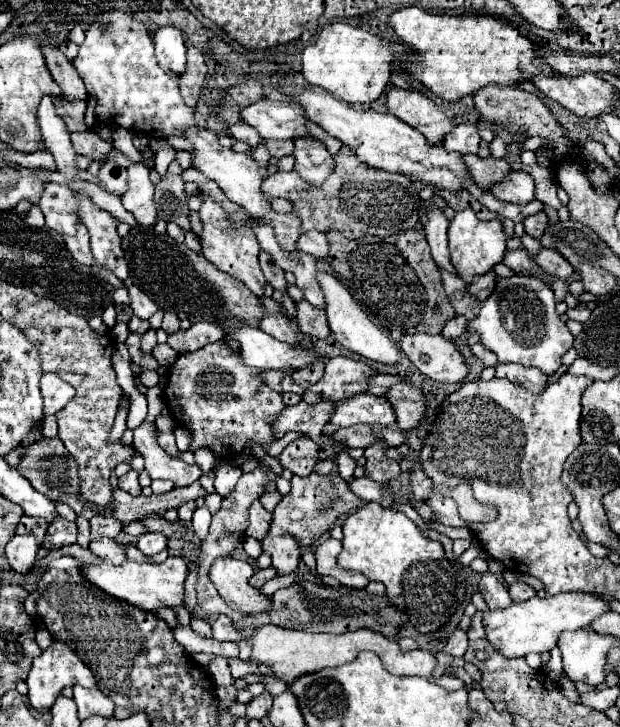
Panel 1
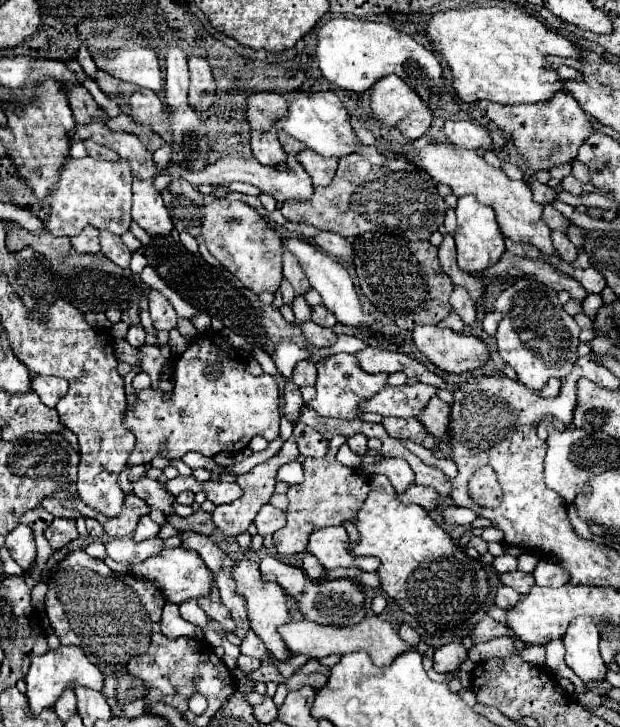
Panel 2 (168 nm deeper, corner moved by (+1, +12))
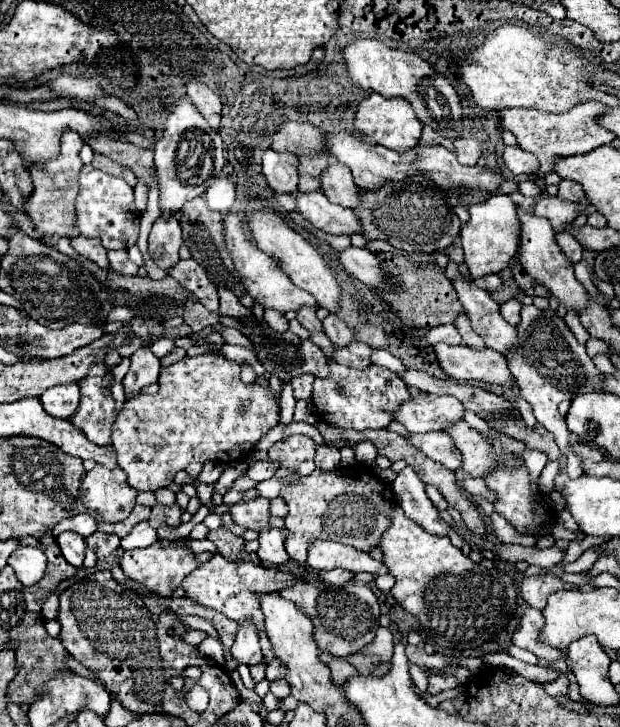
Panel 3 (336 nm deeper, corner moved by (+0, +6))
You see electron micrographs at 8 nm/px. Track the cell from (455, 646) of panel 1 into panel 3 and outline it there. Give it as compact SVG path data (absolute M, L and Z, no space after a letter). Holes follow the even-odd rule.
M435 674L429 678L429 688L427 692L429 694L439 694L443 690L451 690L451 688L457 688L457 680L453 676L447 676L447 674Z

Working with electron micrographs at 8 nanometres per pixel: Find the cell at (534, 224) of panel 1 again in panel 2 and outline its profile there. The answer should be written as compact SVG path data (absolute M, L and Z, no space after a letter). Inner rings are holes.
M544 206L542 220L544 220L544 224L546 224L550 230L562 230L562 232L566 232L566 228L568 228L568 224L570 224L570 222L568 222L556 208L552 208L552 206Z

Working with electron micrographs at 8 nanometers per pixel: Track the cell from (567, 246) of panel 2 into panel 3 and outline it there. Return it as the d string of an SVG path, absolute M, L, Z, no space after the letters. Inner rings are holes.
M559 232L559 234L557 234L557 244L559 244L559 248L563 250L563 254L565 254L573 264L577 264L577 262L581 260L583 248L581 248L581 244L579 244L569 232Z

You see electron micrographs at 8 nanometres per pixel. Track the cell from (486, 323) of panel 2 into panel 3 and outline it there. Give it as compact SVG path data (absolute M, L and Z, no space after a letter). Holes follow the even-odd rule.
M515 298L503 302L503 304L501 304L501 316L503 316L509 324L517 326L517 322L521 320L521 302L515 300Z

